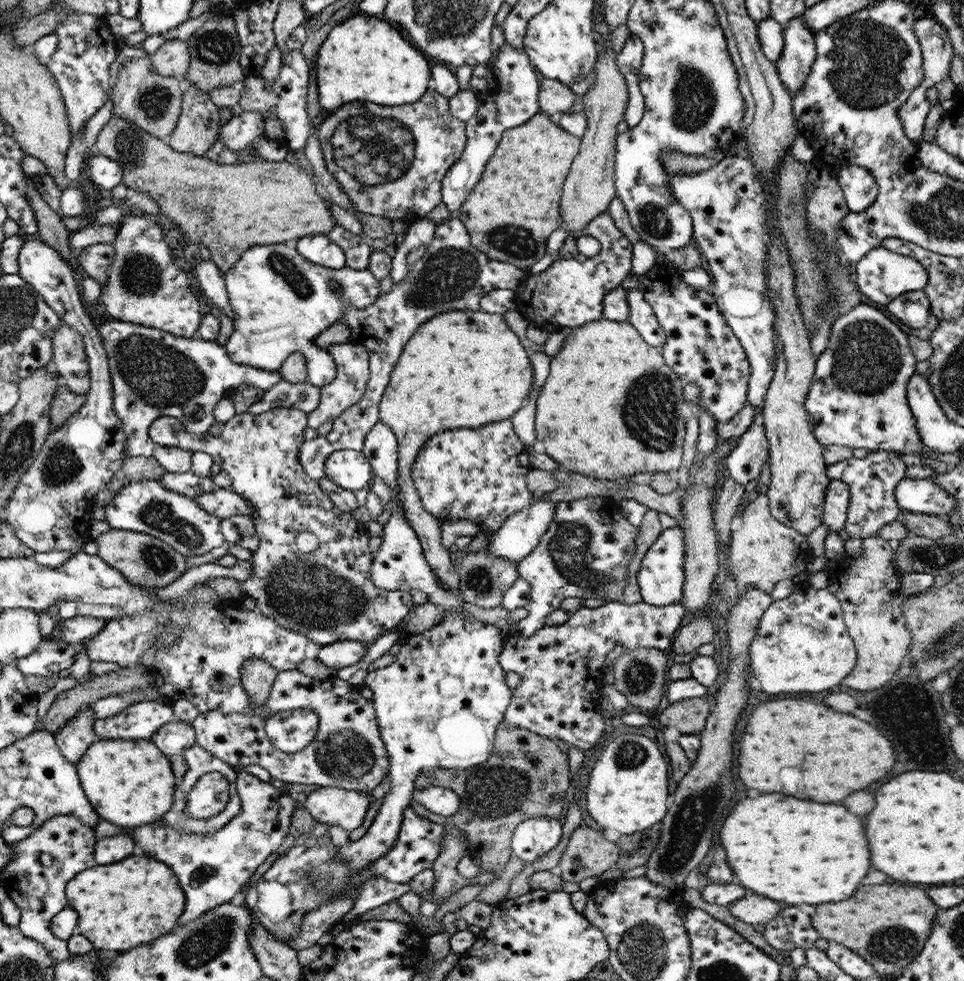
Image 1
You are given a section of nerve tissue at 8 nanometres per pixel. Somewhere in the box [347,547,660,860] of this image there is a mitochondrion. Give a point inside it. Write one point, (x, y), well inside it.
(493, 792)

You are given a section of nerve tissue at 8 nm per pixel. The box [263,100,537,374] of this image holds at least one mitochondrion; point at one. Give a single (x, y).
(370, 147)

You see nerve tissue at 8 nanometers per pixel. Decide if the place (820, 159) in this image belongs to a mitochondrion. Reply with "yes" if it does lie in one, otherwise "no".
no

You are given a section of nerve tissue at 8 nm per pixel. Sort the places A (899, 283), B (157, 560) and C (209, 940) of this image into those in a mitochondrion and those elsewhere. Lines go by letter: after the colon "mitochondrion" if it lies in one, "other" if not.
A: other
B: mitochondrion
C: mitochondrion

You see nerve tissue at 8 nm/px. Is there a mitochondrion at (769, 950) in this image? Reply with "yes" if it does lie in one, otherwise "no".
no

